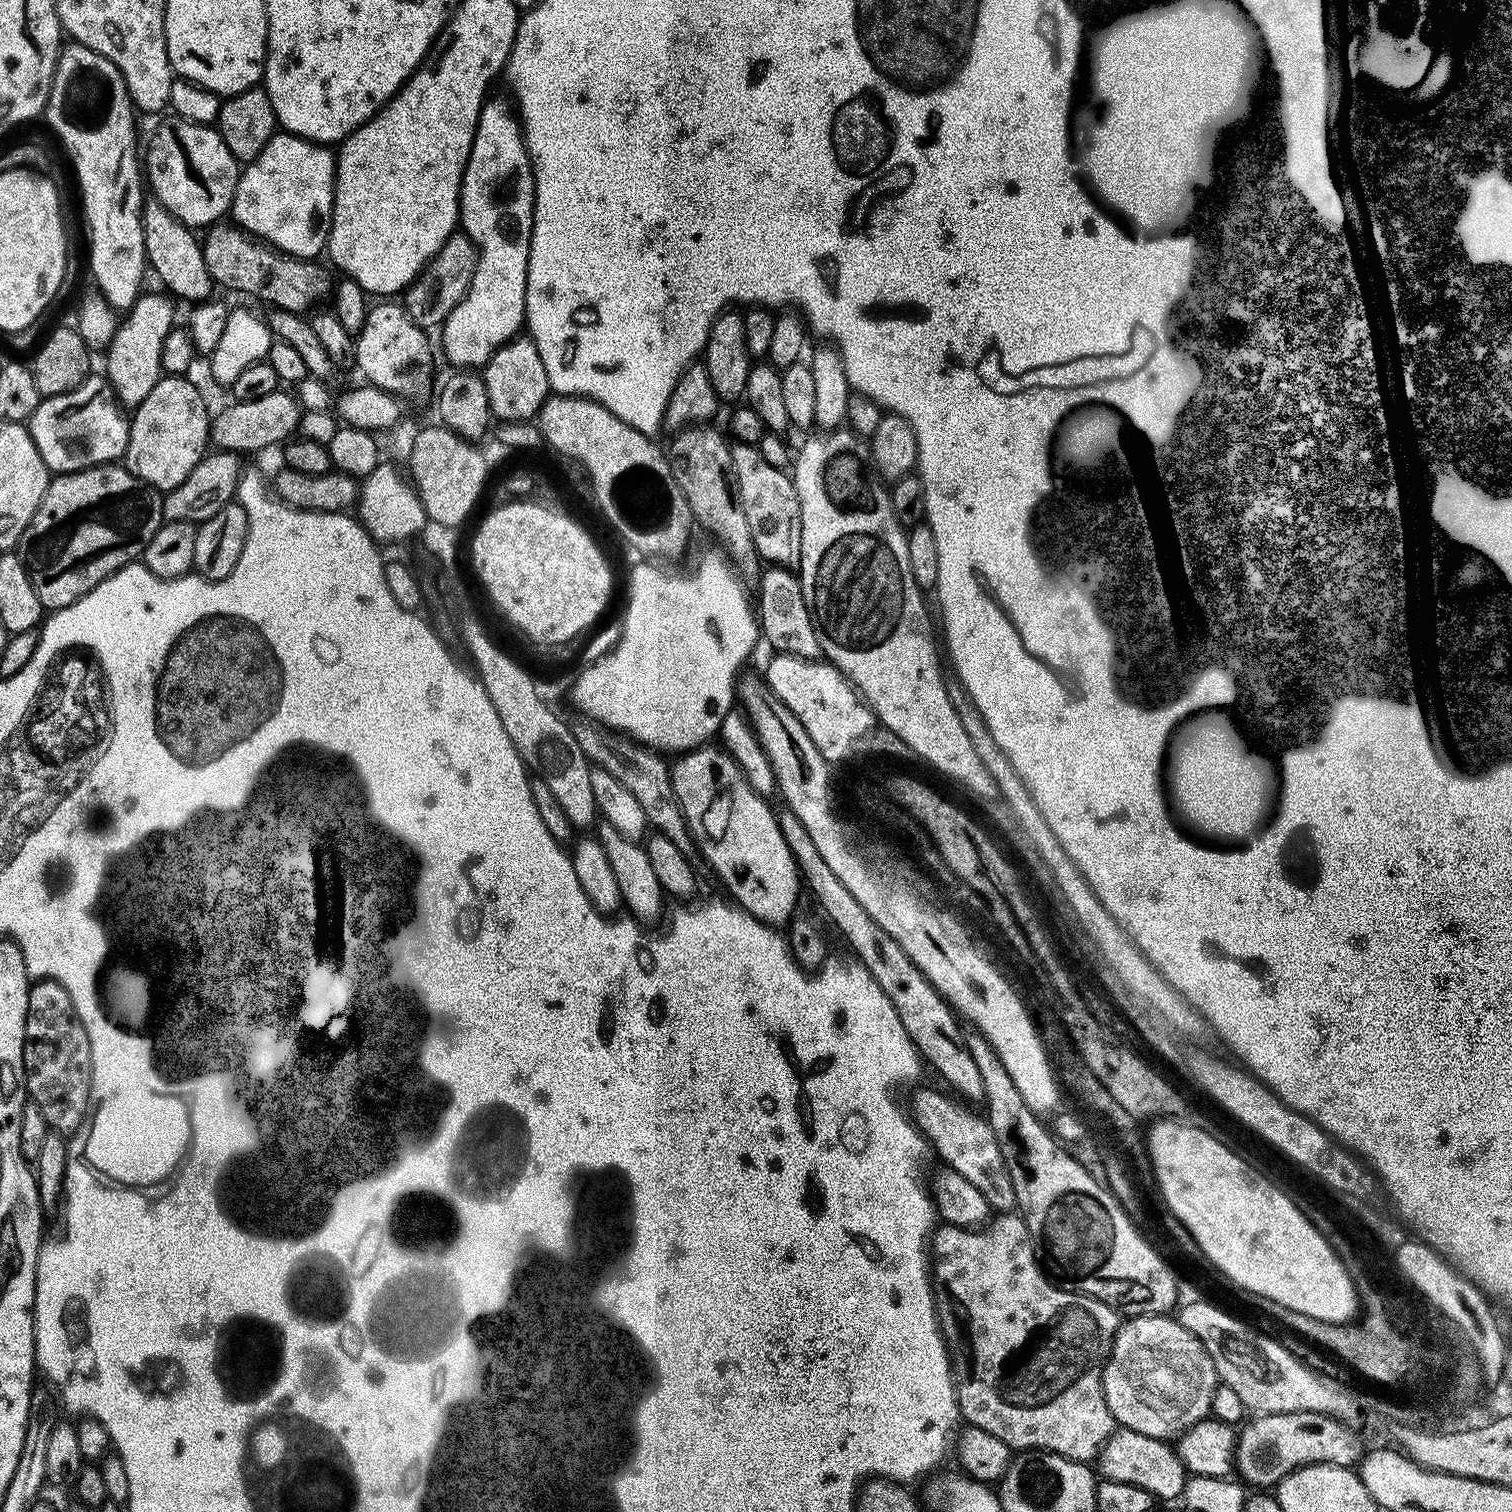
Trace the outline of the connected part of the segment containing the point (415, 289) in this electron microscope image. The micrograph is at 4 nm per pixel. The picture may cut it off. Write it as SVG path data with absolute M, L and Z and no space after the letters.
M457 230L441 246L435 258L424 267L415 282L408 285L402 296L402 304L409 318L419 328L439 329L443 325L444 319L450 314L450 310L454 310L454 306L458 306L458 302L462 302L462 298L474 278L476 258L476 247L472 245L472 239L464 235L463 231Z

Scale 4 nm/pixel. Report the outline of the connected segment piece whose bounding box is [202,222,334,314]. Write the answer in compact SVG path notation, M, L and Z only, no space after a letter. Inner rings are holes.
M217 222L207 229L202 236L202 247L204 249L204 261L208 267L213 281L224 288L237 288L248 296L257 296L260 300L272 304L273 309L281 308L291 312L307 313L311 304L316 304L320 299L331 293L334 284L322 269L312 260L302 260L298 256L285 256L271 244L265 244L263 240L257 240L248 235L243 228L232 222Z

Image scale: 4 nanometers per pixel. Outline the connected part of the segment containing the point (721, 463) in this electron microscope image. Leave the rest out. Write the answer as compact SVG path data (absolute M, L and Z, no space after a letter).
M690 424L671 437L672 441L666 444L670 474L674 474L674 482L678 482L690 506L693 521L699 527L701 524L721 544L717 545L741 577L756 578L762 571L762 561L756 554L750 526L746 522L746 510L742 510L740 505L732 449L723 431L720 433L718 429L708 427L712 426Z

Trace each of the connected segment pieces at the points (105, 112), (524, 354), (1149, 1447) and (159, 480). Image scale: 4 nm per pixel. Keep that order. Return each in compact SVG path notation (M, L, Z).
M75 42L65 43L61 47L42 116L48 119L57 138L64 143L72 159L72 168L76 171L76 180L80 183L80 200L84 203L84 220L88 223L88 264L100 287L97 288L99 295L120 314L127 313L142 295L140 283L144 280L144 272L146 276L144 227L140 225L144 217L146 188L142 183L142 160L136 157L136 122L132 112L134 105L126 82L110 58Z
M524 334L507 340L483 365L482 375L486 382L486 398L490 402L490 410L500 422L531 421L550 395L546 366L542 366L542 354L538 354L536 343Z
M1117 1427L1100 1450L1099 1464L1098 1472L1103 1479L1142 1486L1142 1490L1149 1492L1157 1501L1179 1501L1184 1495L1184 1483L1190 1478L1171 1443L1138 1434L1129 1428Z
M161 375L160 381L142 398L142 402L131 413L128 426L128 445L122 457L123 467L128 469L142 482L154 486L161 494L173 492L182 482L186 482L190 470L198 466L198 462L210 448L210 411L204 396L188 381L187 375Z

